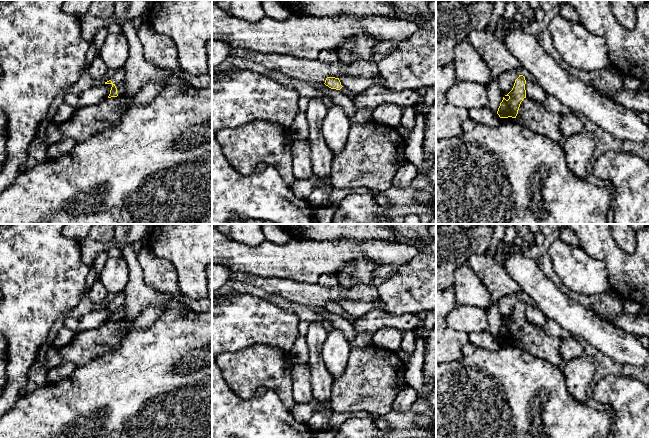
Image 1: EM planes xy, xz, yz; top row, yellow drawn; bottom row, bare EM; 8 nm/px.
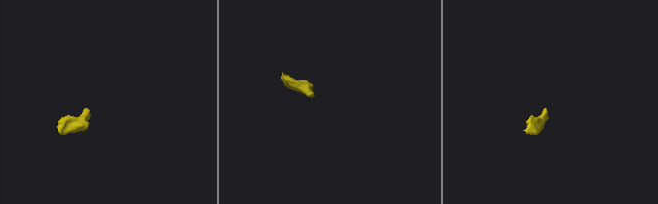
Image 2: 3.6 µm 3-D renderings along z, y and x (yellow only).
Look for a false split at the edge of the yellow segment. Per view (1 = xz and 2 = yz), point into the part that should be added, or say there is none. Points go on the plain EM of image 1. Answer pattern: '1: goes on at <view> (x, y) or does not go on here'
1: goes on at xz (344, 314)
2: does not go on here

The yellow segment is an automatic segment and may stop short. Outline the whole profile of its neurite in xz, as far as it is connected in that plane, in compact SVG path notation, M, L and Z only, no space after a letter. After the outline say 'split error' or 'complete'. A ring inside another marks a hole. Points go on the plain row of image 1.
M327 301L324 308L331 313L339 314L341 317L348 320L352 324L356 320L355 317L353 317L352 315L350 315L349 313L347 313L346 311L343 311L341 309L341 306L340 306L339 302Z | split error

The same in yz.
M523 299L515 304L512 314L505 320L508 320L509 323L506 324L503 321L502 326L498 332L497 338L500 342L516 342L521 326L526 322L525 314L526 304Z | complete

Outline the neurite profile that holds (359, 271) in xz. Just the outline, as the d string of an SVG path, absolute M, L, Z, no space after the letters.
M359 258L350 261L343 269L335 273L339 285L351 288L360 284L370 284L372 273L380 265L367 258Z

